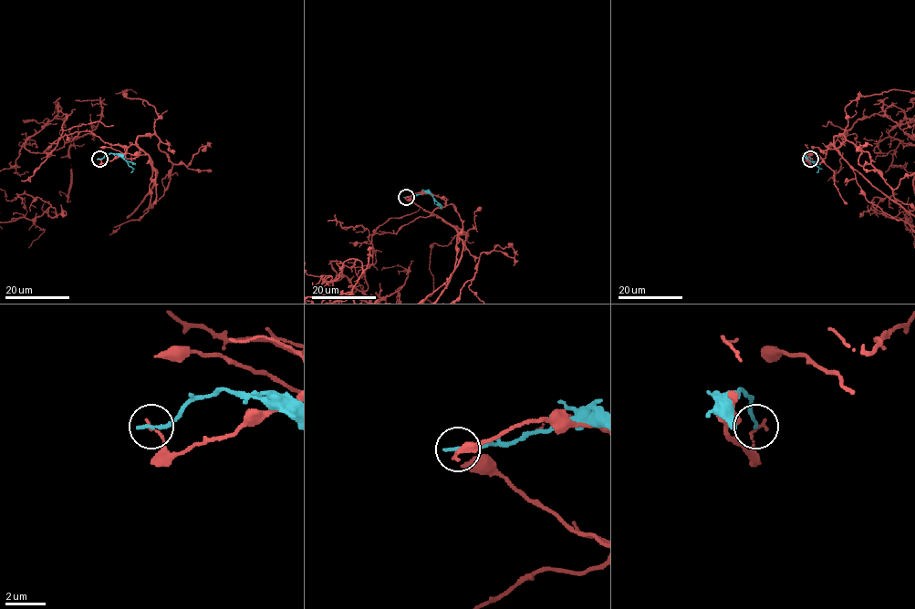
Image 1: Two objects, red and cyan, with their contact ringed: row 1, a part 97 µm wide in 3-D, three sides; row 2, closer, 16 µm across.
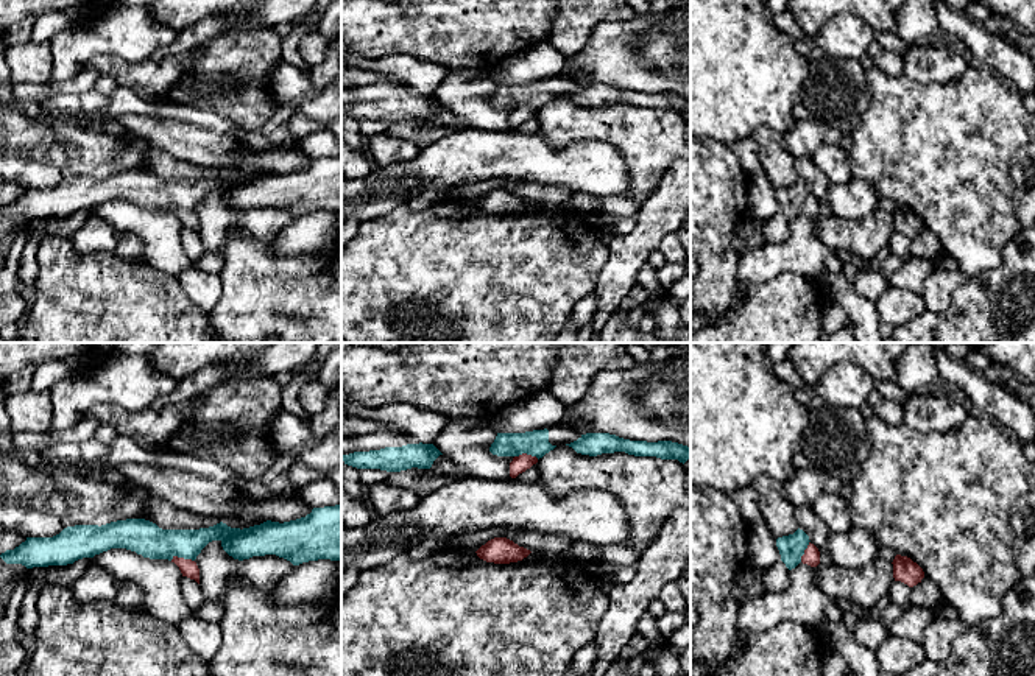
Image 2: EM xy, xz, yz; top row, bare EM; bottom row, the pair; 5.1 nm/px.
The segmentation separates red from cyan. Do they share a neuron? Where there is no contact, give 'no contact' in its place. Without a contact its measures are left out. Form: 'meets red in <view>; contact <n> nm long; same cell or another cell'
meets red in xy; contact 130 nm long; another cell

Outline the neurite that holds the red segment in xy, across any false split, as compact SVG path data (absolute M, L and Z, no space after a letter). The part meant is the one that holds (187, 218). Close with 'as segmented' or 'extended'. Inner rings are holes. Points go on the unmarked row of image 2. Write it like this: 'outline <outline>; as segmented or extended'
outline M173 207L171 213L179 218L182 227L195 231L200 235L200 220L195 212Z; as segmented

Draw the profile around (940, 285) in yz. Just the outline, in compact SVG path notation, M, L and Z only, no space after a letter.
M934 266L923 285L926 308L934 313L946 312L956 298L956 291L965 282L966 277L962 271Z

